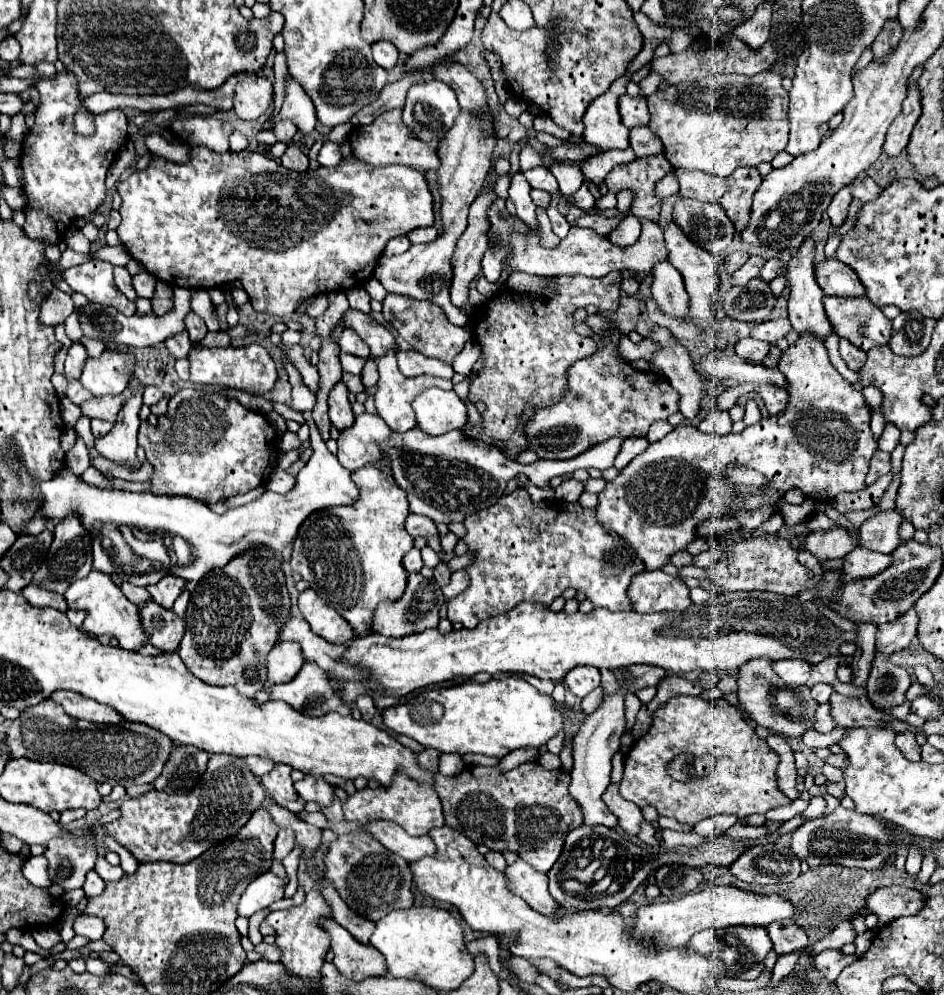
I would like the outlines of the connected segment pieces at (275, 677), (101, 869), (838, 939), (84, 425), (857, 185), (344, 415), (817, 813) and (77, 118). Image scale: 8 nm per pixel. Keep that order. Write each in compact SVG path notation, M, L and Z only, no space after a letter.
M280 642L266 656L266 678L272 684L290 682L302 664L302 652L294 642Z
M98 856L94 870L98 872L98 876L100 876L104 882L110 882L110 880L120 880L120 878L122 878L122 874L124 874L120 866L112 866L112 864L108 864L104 856Z
M849 921L841 922L830 934L812 946L811 953L816 955L825 949L840 949L843 945L852 943L855 937Z
M86 416L80 417L80 420L76 422L76 426L74 426L74 430L84 438L84 442L86 442L86 446L88 448L92 448L92 442L94 442L94 436L92 436L91 427L90 427L90 418L86 418Z
M856 178L854 182L850 182L850 192L852 192L852 196L856 200L870 202L870 200L880 196L882 188L872 178Z
M342 380L334 384L334 390L330 390L328 406L330 406L330 422L338 430L352 426L354 414L352 414L350 402L348 402L348 388L346 388L346 384Z
M811 797L807 809L802 813L806 820L813 820L820 818L823 815L823 811L826 807L825 800L820 797Z
M80 108L78 114L74 114L74 132L82 134L82 136L90 136L94 134L96 126L94 126L94 114L86 108Z

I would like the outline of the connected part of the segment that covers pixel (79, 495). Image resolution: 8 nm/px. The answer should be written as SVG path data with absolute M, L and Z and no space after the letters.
M304 412L303 416L310 428L314 454L298 472L294 488L286 494L264 492L250 504L230 508L224 514L216 514L204 502L186 496L154 496L148 492L124 492L90 486L68 466L64 466L52 480L34 480L34 492L42 496L38 516L54 524L66 520L68 516L76 516L86 530L100 530L102 524L118 524L182 536L190 542L196 554L196 562L192 562L190 566L174 568L174 576L180 576L186 582L200 582L206 574L210 574L210 570L226 566L230 558L236 558L238 554L242 554L242 550L250 550L254 546L264 546L272 550L276 558L282 558L284 548L296 538L300 524L312 512L330 506L350 506L358 500L360 494L360 486L356 486L356 482L352 480L352 472L346 470L326 448L326 442L318 434L312 412Z

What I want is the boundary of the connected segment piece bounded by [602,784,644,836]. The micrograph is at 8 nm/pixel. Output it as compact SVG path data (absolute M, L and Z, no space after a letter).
M610 784L606 788L606 792L602 794L602 800L608 806L608 810L618 818L618 826L624 832L628 832L632 836L636 836L640 832L640 824L644 822L644 816L642 816L638 806L634 806L632 802L626 802L618 794L618 786L616 784Z

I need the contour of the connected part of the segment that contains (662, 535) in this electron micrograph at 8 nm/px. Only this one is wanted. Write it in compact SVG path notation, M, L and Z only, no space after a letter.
M802 332L796 344L788 346L788 350L782 352L778 370L786 374L786 390L790 398L782 414L764 418L758 424L748 426L740 434L708 436L696 428L672 430L662 440L652 442L598 494L598 522L622 536L622 540L636 550L648 570L658 570L670 560L674 552L684 550L696 538L694 530L698 522L708 518L722 518L732 512L730 506L734 506L734 486L728 484L722 476L734 464L754 468L768 478L764 498L750 498L744 504L748 510L754 510L764 502L774 504L790 488L800 488L808 498L824 502L834 500L840 492L858 492L866 488L864 480L868 474L868 464L878 448L878 442L874 440L870 430L870 408L864 400L862 390L854 388L846 378L838 374L838 370L830 362L824 340L810 332Z

